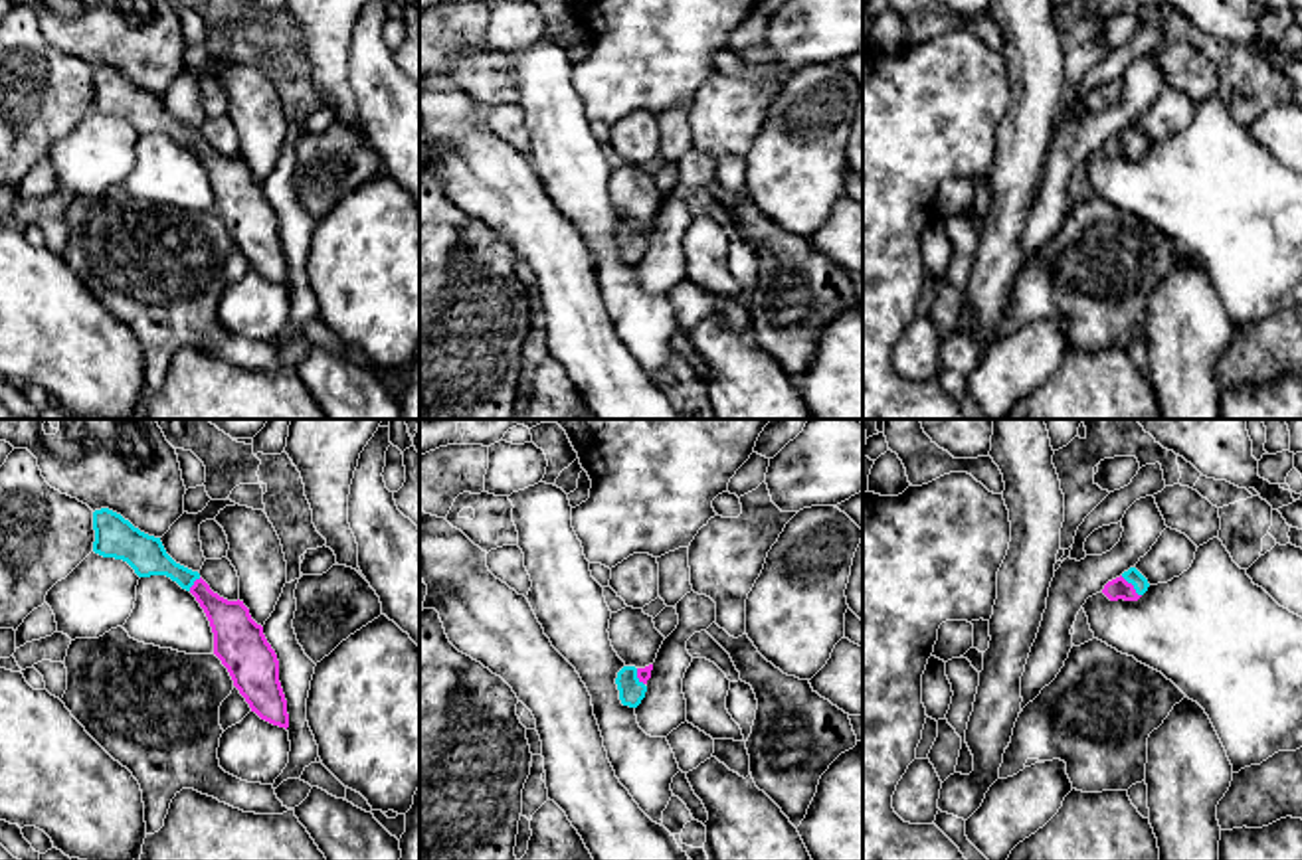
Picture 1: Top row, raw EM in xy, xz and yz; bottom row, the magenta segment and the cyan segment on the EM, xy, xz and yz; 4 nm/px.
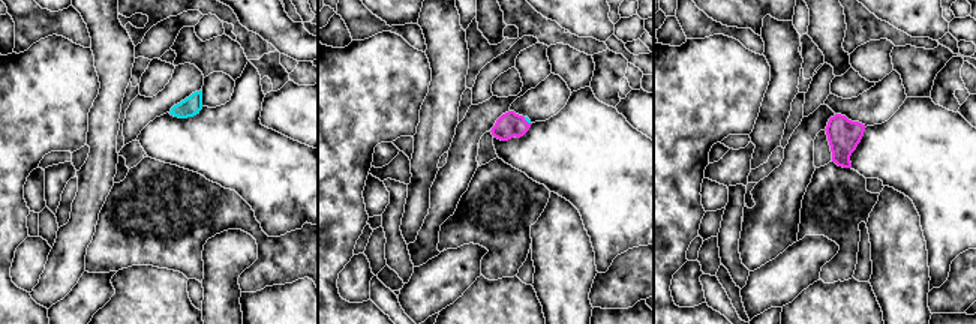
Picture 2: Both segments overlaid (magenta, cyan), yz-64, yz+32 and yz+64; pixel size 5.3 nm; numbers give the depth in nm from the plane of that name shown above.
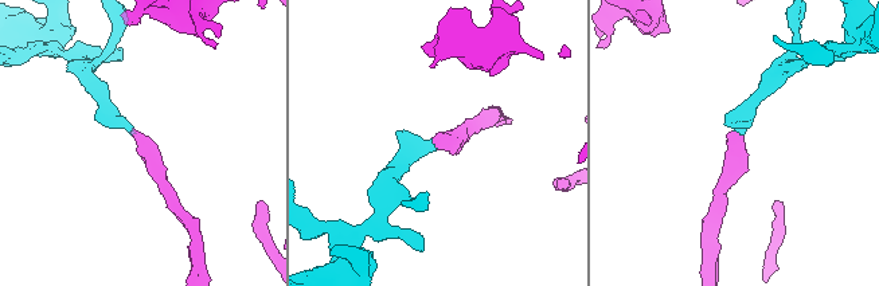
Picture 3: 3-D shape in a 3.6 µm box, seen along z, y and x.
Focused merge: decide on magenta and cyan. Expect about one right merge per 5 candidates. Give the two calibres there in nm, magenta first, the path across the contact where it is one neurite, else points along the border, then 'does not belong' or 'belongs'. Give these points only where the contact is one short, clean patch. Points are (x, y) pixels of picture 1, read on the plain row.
90 nm thick on the magenta side, 70 nm on the other; runs through yz (1118, 145), (1132, 143), (1132, 133); belongs

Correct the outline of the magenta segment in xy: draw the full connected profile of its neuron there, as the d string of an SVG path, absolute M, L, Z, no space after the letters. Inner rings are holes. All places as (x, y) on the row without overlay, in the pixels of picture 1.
M109 65L93 69L93 87L95 111L127 119L139 134L166 132L196 154L214 190L214 212L228 225L233 243L251 269L287 287L289 271L277 212L243 158L228 158L214 150L198 129L166 111L160 95L140 89Z

